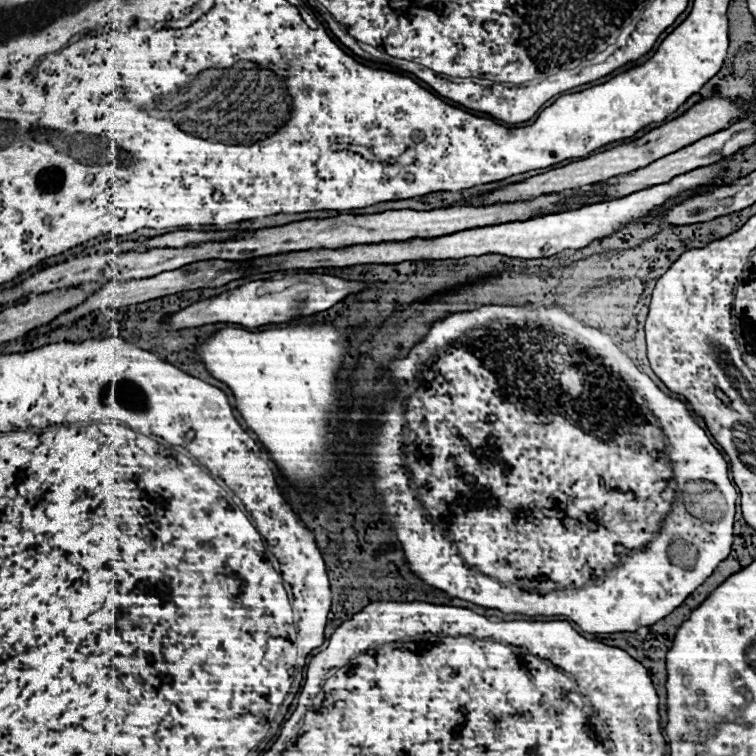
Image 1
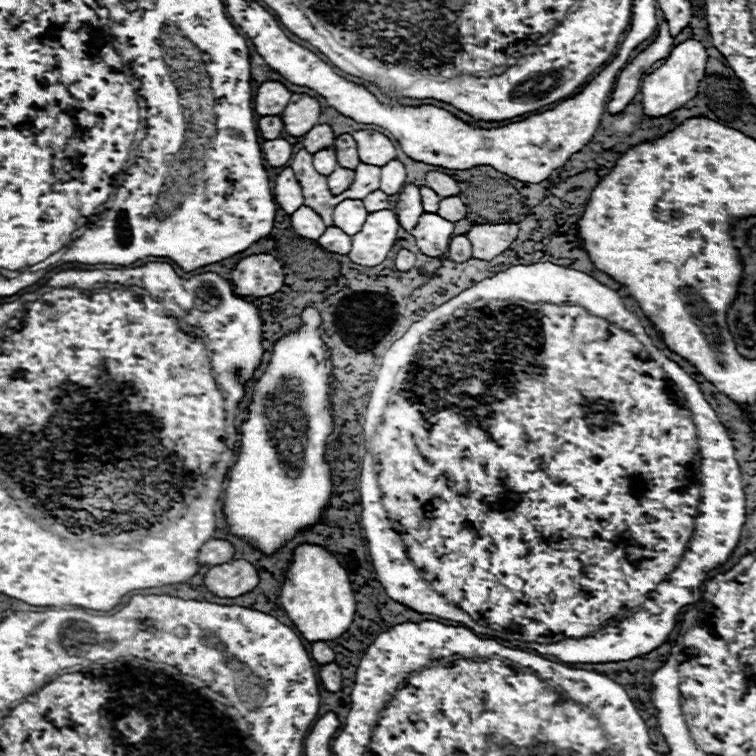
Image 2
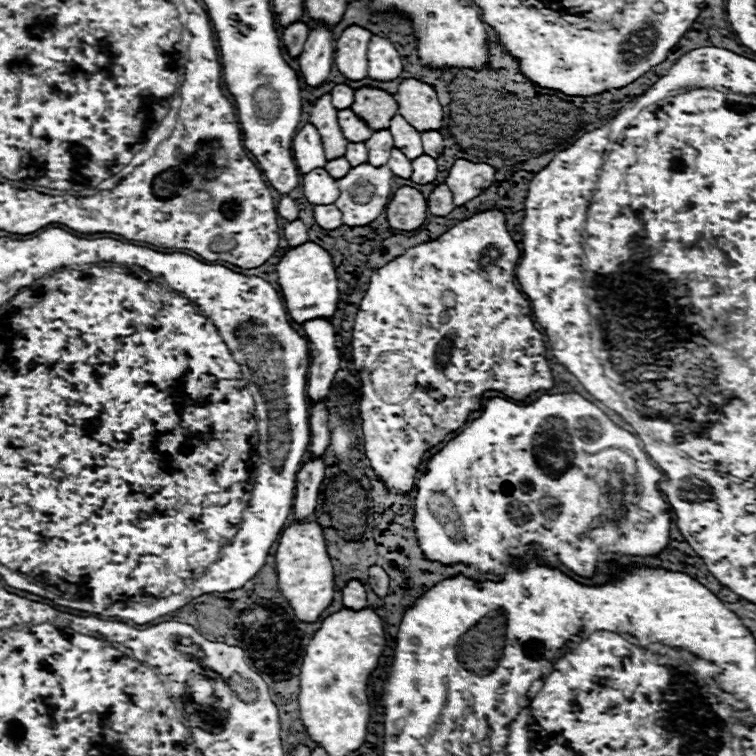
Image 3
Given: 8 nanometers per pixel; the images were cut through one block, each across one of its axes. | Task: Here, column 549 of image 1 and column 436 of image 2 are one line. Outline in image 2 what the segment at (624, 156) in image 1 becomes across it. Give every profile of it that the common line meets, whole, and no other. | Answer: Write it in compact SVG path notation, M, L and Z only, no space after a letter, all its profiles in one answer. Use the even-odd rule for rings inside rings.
M428 172L426 174L426 186L432 188L438 196L444 196L444 198L460 194L456 180L448 174L442 174L442 172Z

